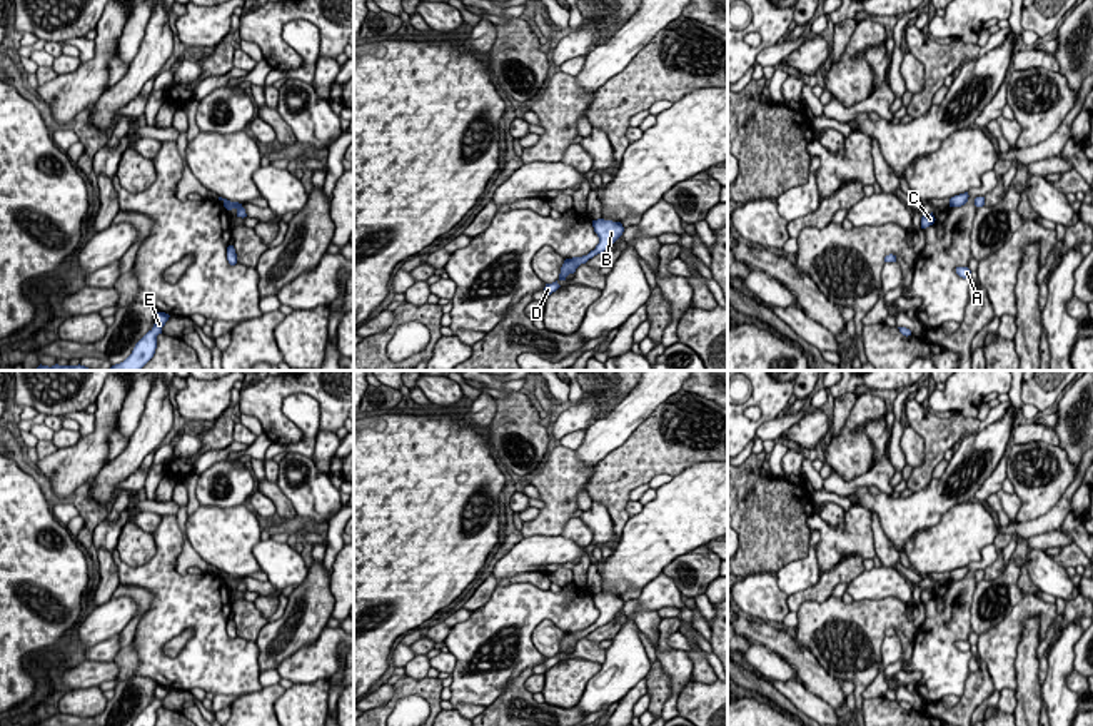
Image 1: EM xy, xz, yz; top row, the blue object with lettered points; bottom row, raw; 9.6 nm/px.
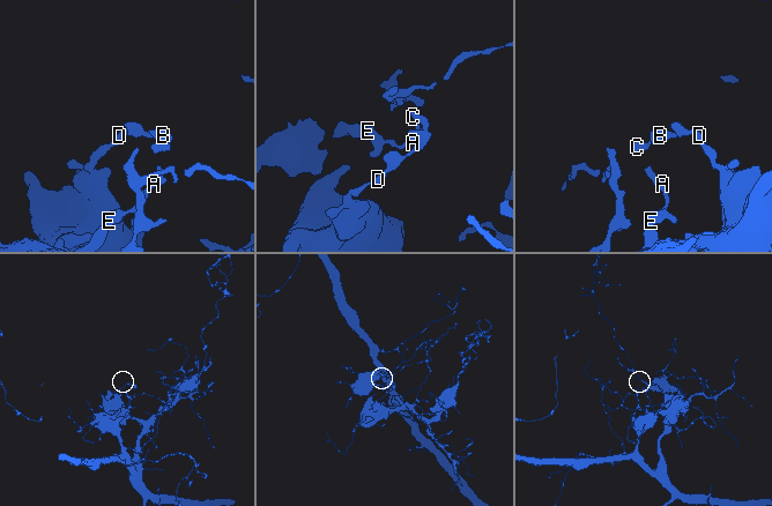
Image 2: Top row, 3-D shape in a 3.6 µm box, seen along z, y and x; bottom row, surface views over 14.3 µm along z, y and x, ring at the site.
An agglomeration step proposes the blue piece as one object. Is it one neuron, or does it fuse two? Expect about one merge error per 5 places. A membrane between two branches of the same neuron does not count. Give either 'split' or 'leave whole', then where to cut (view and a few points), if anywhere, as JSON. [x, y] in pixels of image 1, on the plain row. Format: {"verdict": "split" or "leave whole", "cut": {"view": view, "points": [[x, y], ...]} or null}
{"verdict": "leave whole", "cut": null}

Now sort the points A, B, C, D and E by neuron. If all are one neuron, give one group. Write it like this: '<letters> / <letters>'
A B C D E

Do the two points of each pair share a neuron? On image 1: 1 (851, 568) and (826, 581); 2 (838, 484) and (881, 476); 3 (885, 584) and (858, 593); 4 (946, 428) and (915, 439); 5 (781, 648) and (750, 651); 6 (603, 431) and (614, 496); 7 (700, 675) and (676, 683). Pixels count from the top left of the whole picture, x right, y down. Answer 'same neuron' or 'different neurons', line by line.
1: same neuron
2: same neuron
3: same neuron
4: different neurons
5: different neurons
6: different neurons
7: different neurons

